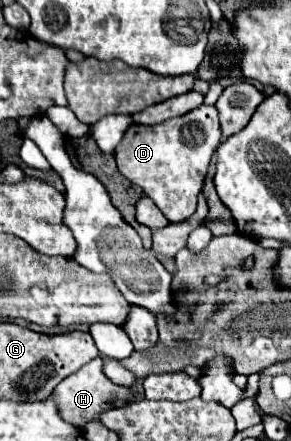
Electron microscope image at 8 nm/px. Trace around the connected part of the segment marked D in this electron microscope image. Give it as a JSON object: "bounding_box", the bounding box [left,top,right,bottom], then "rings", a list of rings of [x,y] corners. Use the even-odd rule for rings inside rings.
{"bounding_box":[115,106,221,222],"rings":[[[199,106],[185,116],[169,118],[163,124],[131,124],[115,148],[119,172],[149,196],[169,222],[188,219],[197,206],[209,160],[221,142],[221,126],[215,106]]]}

